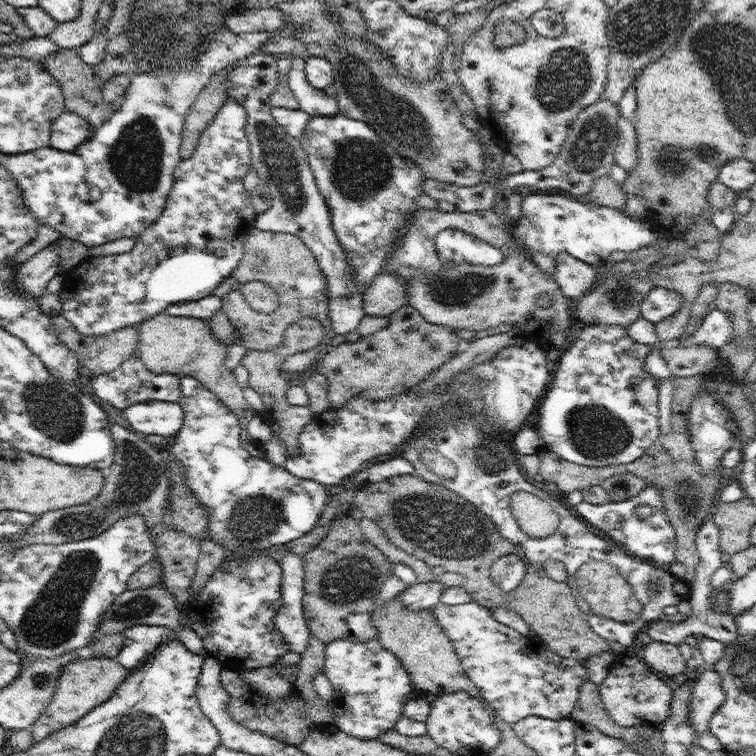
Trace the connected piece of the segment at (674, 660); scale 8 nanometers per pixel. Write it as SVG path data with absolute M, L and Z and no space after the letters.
M652 641L646 645L644 662L658 675L666 673L676 676L686 670L686 660L679 645L664 641Z

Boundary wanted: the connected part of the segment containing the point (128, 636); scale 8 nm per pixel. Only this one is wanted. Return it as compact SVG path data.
M137 625L127 628L123 633L123 646L116 660L129 670L144 664L162 641L179 640L171 628L164 626Z

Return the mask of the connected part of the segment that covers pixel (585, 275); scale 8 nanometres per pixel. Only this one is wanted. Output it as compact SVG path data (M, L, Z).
M561 252L555 258L557 269L553 279L569 298L579 298L590 291L599 279L591 264Z

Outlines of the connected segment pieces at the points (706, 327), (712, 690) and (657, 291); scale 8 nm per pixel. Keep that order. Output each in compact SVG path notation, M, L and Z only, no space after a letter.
M718 309L711 310L703 318L700 328L686 336L686 340L694 346L702 344L716 350L730 345L735 340L733 320L727 312Z
M708 667L692 687L692 698L689 704L691 725L695 728L696 736L709 730L709 720L724 702L721 674Z
M659 286L649 290L644 300L639 303L641 318L649 320L653 324L668 318L675 313L683 303L679 292Z

